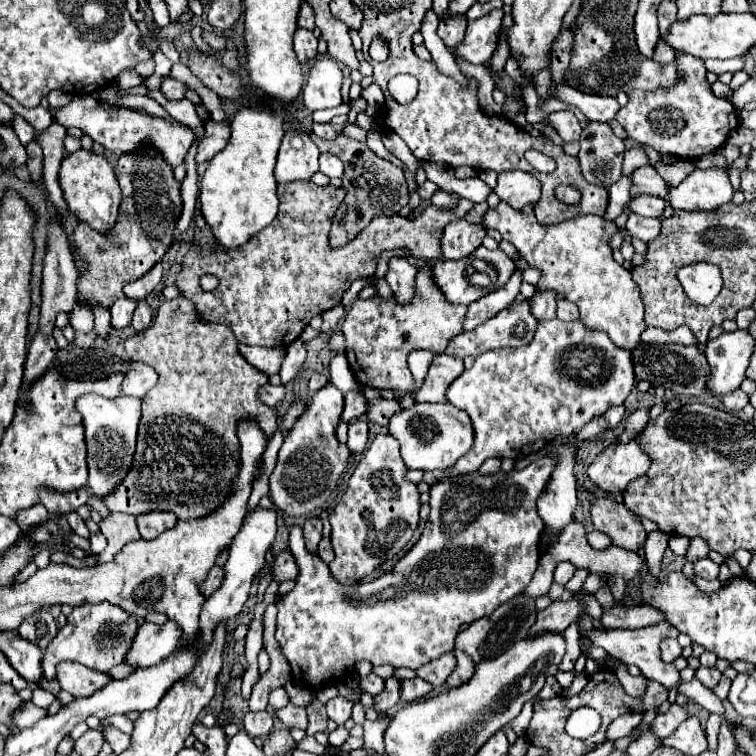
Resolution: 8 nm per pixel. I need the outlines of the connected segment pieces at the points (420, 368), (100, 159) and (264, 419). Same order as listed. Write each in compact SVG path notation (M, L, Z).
M413 351L409 355L409 369L415 375L417 387L421 387L421 381L427 375L427 369L429 369L431 359L433 359L433 353L431 351Z
M83 147L75 153L69 153L61 161L59 183L65 193L67 207L71 213L77 215L77 219L91 223L91 227L95 227L97 231L103 231L103 233L107 233L113 227L117 213L119 213L121 191L119 191L119 183L117 183L113 165L109 163L109 159L105 155L99 155L95 151L87 151Z
M177 297L177 299L171 299L171 301L165 301L159 311L157 311L157 319L153 321L153 325L141 333L135 333L133 337L129 337L125 341L125 351L127 355L133 359L133 361L143 361L143 363L149 363L151 367L155 367L155 371L159 373L159 381L157 385L143 397L143 417L141 417L141 423L139 423L139 435L137 435L137 451L133 455L133 463L131 463L131 469L129 473L125 475L125 479L111 491L107 493L101 501L107 505L109 511L119 511L119 513L129 513L129 515L143 515L143 513L149 513L149 511L171 511L177 515L177 519L201 519L201 517L207 517L211 513L215 513L225 501L227 497L231 495L231 485L233 485L233 479L235 475L239 473L239 461L241 461L241 445L239 445L239 437L237 437L237 423L239 421L255 421L261 429L263 429L263 435L267 437L267 441L273 437L273 433L279 429L279 411L275 407L269 407L265 405L259 397L257 397L257 391L269 383L269 377L261 371L257 371L251 363L247 363L243 359L243 355L239 353L239 341L235 339L233 331L227 327L227 325L217 325L217 323L201 323L197 313L195 313L195 307L191 305L191 299L187 297Z

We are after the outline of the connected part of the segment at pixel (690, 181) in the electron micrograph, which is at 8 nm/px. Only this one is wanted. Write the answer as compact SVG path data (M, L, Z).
M713 167L713 169L695 169L677 187L669 191L667 201L671 207L683 211L715 211L715 207L729 203L731 197L733 197L733 187L729 183L729 175L725 173L725 169Z

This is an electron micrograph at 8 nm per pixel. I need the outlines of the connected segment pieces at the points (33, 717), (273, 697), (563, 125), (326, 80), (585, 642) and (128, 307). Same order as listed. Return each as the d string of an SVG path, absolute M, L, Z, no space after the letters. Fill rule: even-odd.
M29 701L29 703L23 703L21 711L15 713L15 725L17 725L19 729L23 729L23 727L31 727L35 721L43 719L45 715L47 715L47 709L35 707L35 705Z
M279 687L279 689L273 689L273 691L271 691L271 695L269 695L269 703L271 703L275 709L281 709L281 707L285 707L285 705L289 703L289 697L287 697L285 689L283 689L283 687Z
M555 111L547 115L547 123L559 133L563 141L577 141L581 135L581 125L571 111Z
M321 59L311 67L309 81L303 89L303 103L309 111L331 109L341 105L343 73L335 61Z
M662 621L659 625L653 625L653 627L633 629L633 631L631 631L631 629L591 629L589 633L585 633L585 635L579 637L579 645L581 645L581 653L583 653L583 655L589 653L589 647L591 647L591 645L599 645L599 647L603 647L611 657L623 661L625 665L637 665L647 679L653 679L653 681L661 683L663 687L671 689L673 685L679 683L679 671L675 669L675 665L663 663L663 661L659 659L659 639L663 639L663 635L667 635L667 637L677 637L679 631L667 621Z
M123 297L123 299L117 299L111 307L111 323L113 323L113 329L115 331L123 331L129 323L131 323L131 317L133 317L133 311L137 307L139 301L135 299L129 299L129 297Z

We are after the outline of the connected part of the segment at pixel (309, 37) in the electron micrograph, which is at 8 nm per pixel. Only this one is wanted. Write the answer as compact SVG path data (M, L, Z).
M297 29L295 33L295 53L301 63L309 63L317 57L317 37L309 29Z

